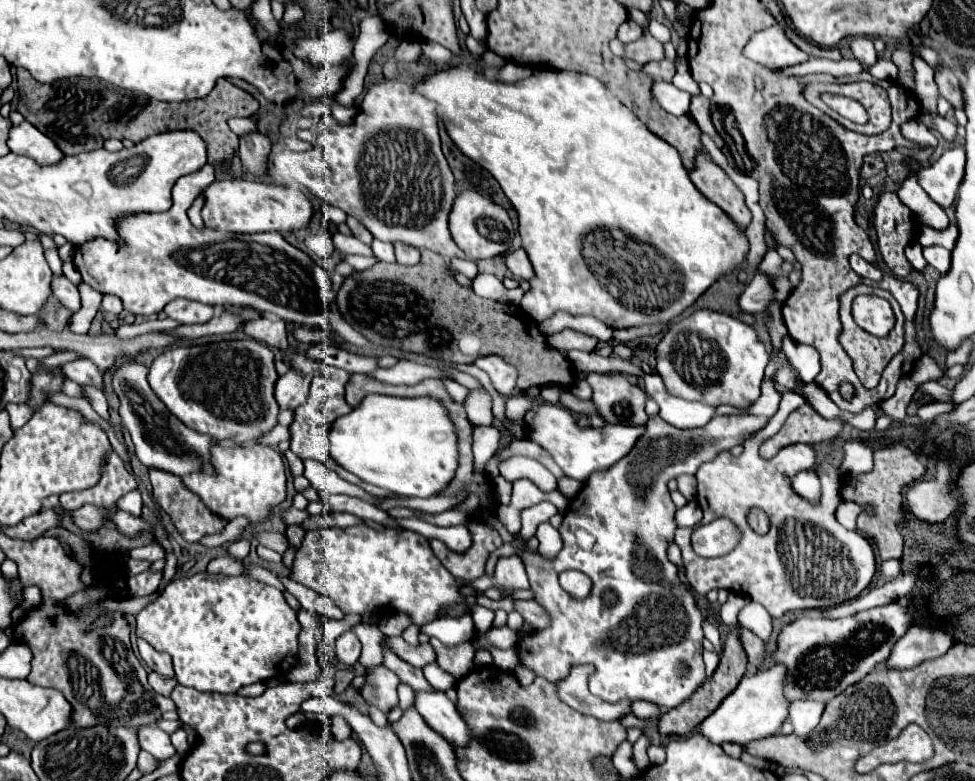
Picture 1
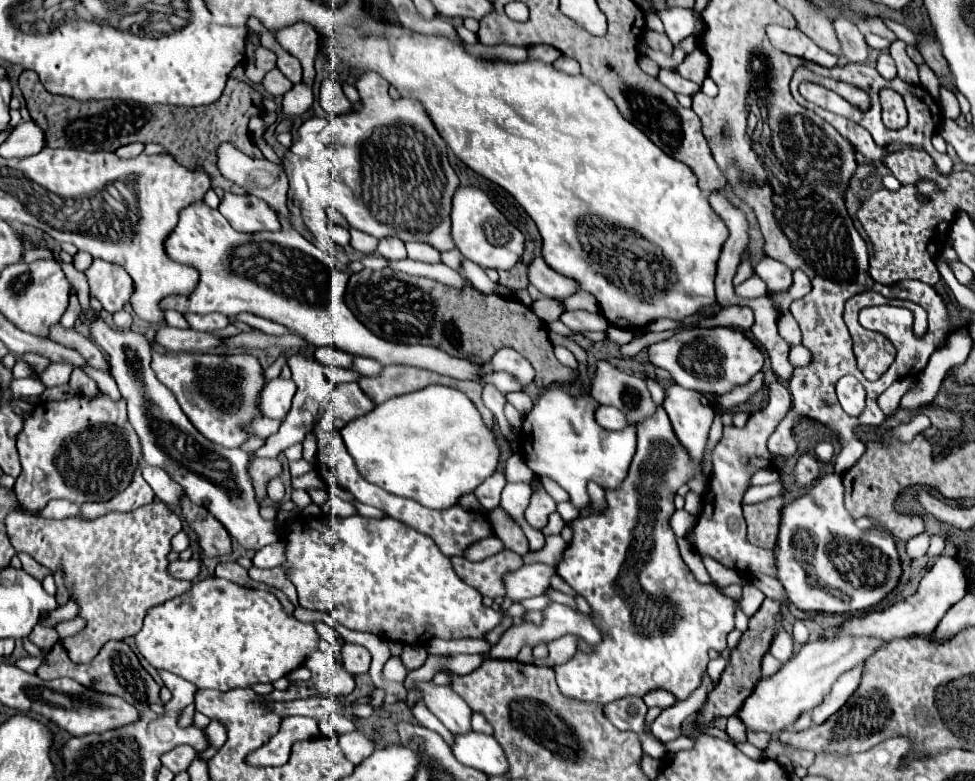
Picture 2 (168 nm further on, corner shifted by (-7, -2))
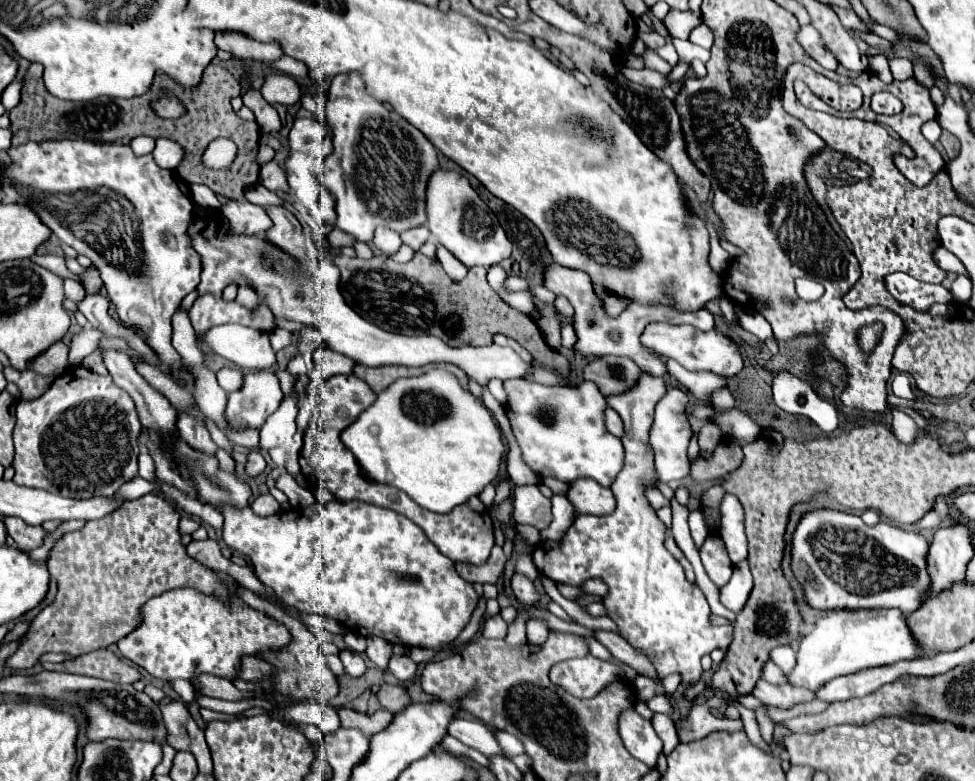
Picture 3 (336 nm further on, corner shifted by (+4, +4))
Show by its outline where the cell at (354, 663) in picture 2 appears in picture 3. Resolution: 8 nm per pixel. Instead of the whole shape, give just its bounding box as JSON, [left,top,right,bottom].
[338,649,366,677]

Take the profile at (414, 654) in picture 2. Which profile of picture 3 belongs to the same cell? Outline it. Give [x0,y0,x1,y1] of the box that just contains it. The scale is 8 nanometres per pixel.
[388,655,418,683]

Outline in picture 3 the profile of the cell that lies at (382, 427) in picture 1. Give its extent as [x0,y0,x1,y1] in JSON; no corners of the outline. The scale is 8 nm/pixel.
[340,369,504,513]

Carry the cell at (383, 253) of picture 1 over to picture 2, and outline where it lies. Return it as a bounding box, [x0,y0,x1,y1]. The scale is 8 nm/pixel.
[377,237,407,261]

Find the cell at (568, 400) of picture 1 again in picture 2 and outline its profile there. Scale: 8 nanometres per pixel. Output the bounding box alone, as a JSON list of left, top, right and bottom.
[595,405,629,431]

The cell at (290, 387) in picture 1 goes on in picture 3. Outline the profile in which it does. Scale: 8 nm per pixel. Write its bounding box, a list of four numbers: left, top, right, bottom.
[226,371,284,427]

